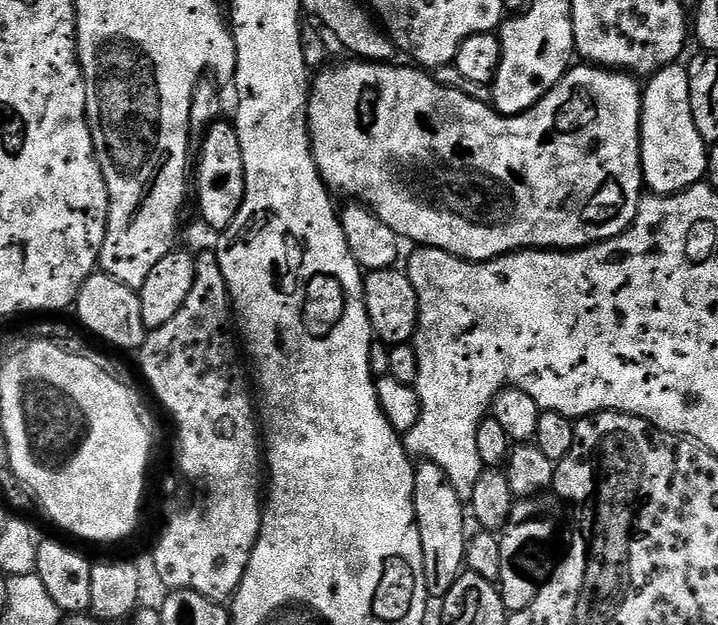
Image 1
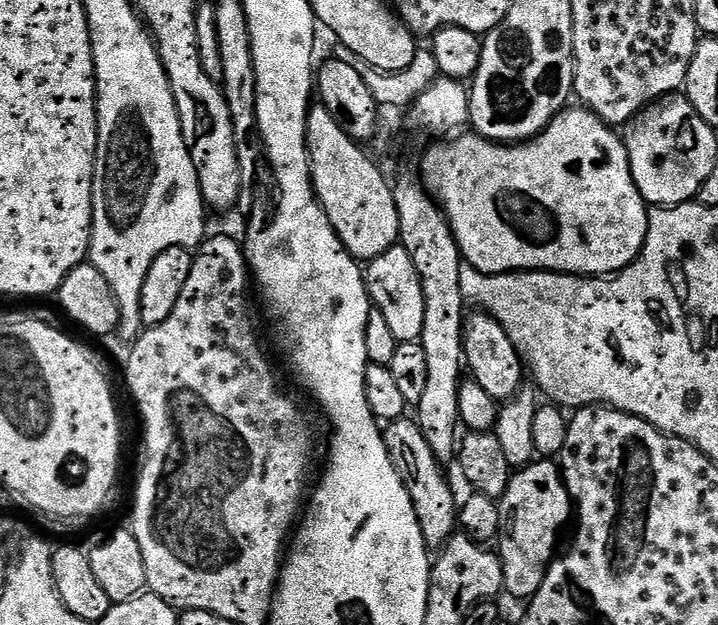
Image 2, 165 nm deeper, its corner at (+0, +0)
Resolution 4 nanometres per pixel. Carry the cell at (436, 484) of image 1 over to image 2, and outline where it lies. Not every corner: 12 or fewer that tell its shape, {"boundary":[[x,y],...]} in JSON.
{"boundary":[[415,419],[383,429],[429,549],[458,528],[441,460]]}

